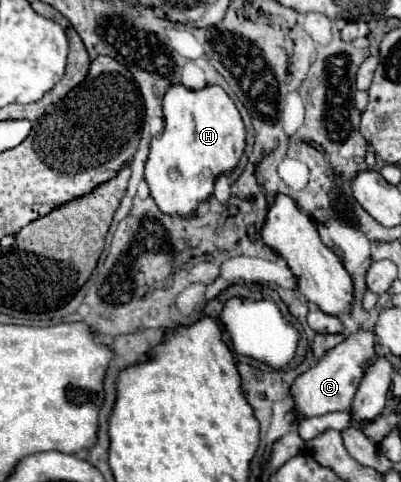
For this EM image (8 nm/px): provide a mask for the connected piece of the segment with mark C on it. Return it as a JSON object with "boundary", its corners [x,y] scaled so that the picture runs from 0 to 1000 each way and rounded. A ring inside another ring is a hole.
{"boundary":[[[900,678],[890,691],[860,699],[835,724],[825,724],[781,766],[741,782],[741,790],[726,803],[741,865],[786,865],[810,861],[830,853],[870,853],[885,811],[910,778],[915,753],[935,741],[935,691],[920,678]]]}

